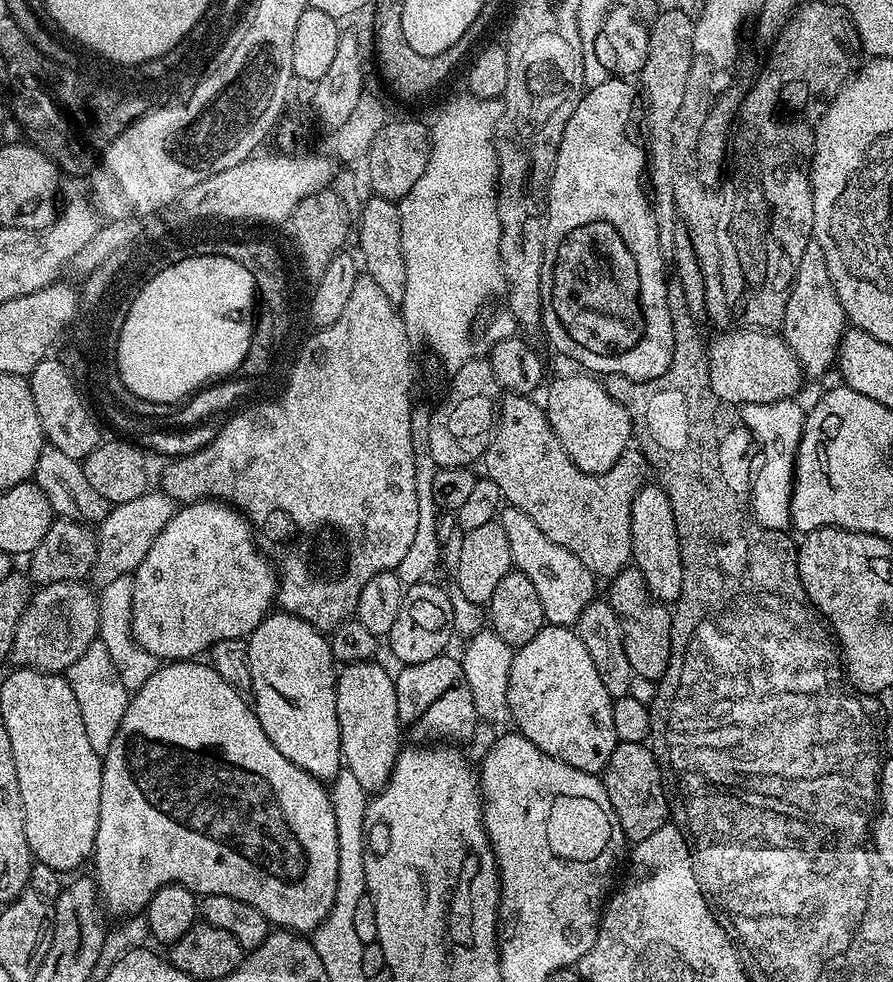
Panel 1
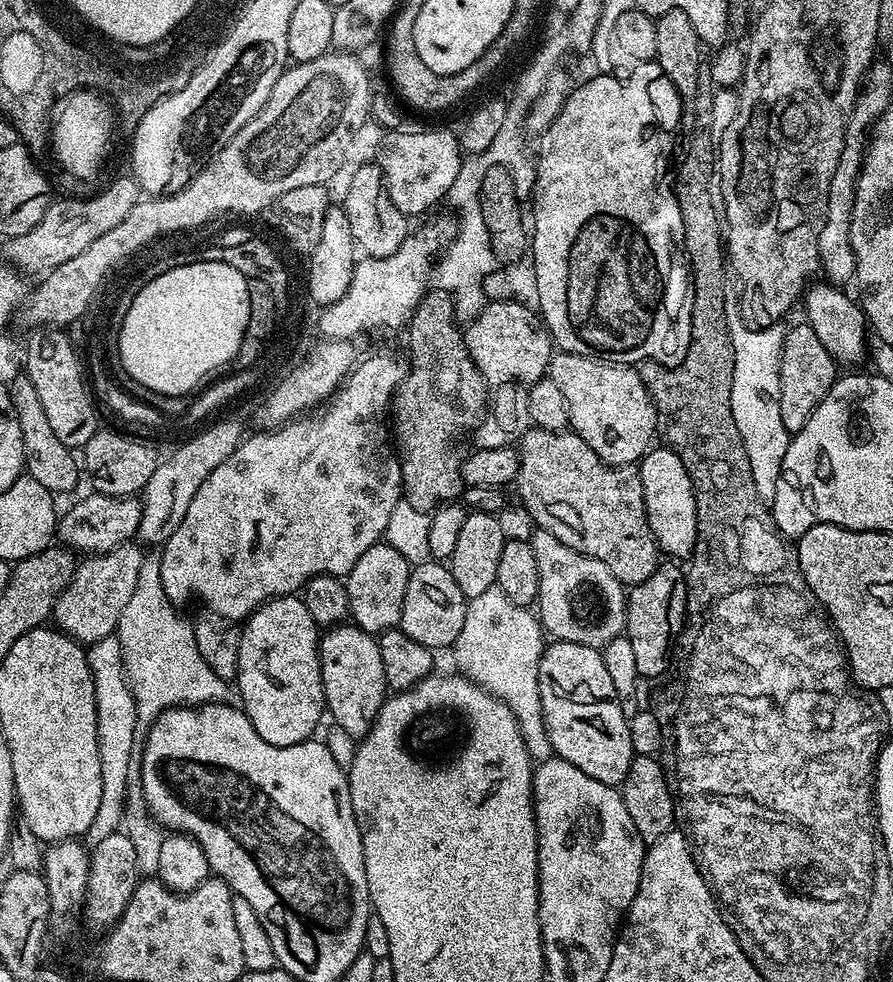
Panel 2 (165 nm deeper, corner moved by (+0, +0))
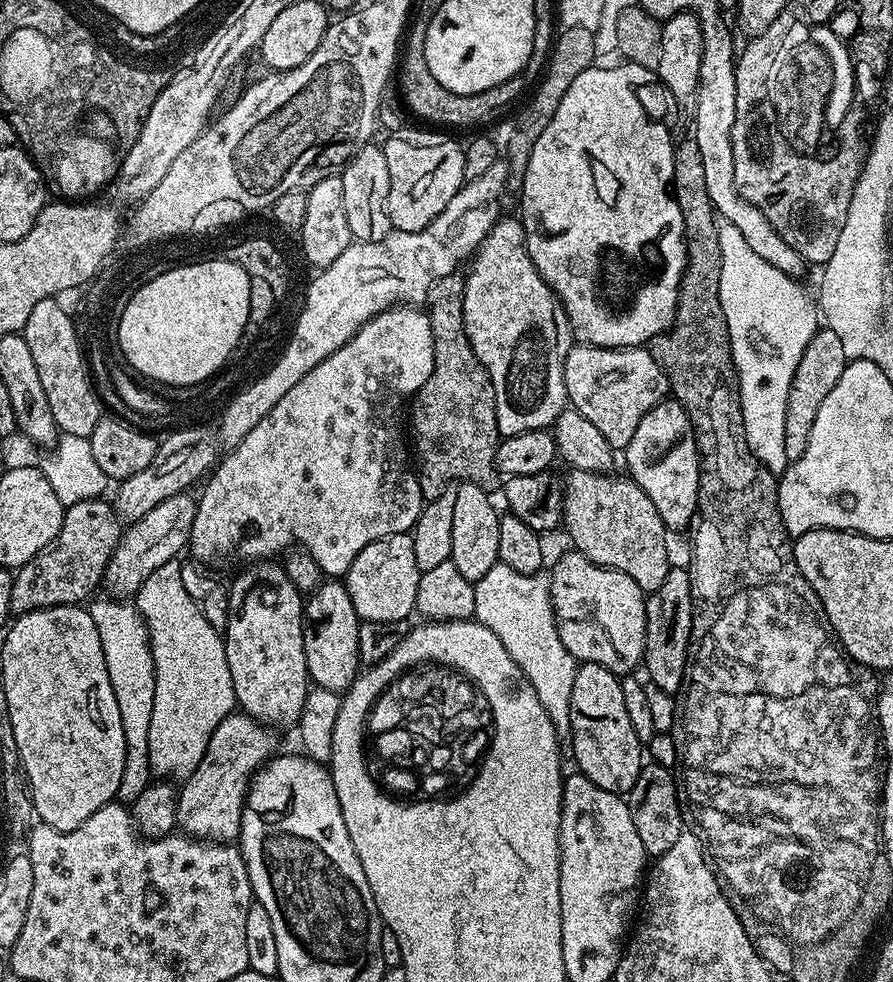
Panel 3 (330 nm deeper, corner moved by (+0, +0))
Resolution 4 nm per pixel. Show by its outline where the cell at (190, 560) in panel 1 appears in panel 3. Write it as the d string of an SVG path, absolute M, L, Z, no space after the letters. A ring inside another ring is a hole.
M393 306L373 316L356 331L350 342L346 342L346 346L334 350L330 358L318 362L318 366L314 366L314 370L310 370L310 374L302 378L302 382L293 386L278 401L278 406L274 406L274 410L270 410L270 414L266 414L266 418L262 418L262 422L258 422L258 426L254 426L254 430L250 430L250 434L246 434L246 438L242 438L242 442L238 442L238 446L227 453L228 457L225 460L223 457L213 467L203 485L204 493L199 493L196 501L194 526L188 539L188 548L190 553L192 552L191 559L206 564L213 570L220 570L223 564L264 562L269 558L276 558L276 555L279 557L293 546L299 546L311 554L314 562L318 562L325 577L342 578L350 570L354 558L358 558L358 554L362 554L362 550L370 546L370 542L378 542L378 538L386 538L390 534L411 533L426 501L420 489L419 475L414 471L414 464L410 459L409 445L406 443L406 401L415 396L426 382L426 378L430 378L433 370L434 334L430 330L427 311L416 306Z

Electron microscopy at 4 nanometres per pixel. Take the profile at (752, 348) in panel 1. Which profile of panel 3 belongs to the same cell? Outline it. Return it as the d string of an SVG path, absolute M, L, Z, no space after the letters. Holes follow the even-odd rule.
M824 326L814 334L814 338L810 338L806 354L802 354L798 370L794 370L790 402L786 402L786 458L789 462L806 454L806 442L810 442L810 429L814 426L814 418L818 418L818 409L822 407L826 394L834 390L838 378L842 378L842 370L848 362L842 350L842 341L838 339L838 334L834 334L834 330Z

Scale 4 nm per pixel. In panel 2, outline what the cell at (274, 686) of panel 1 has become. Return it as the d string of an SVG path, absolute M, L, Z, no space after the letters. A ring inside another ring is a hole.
M296 594L266 601L240 628L238 674L234 681L235 687L240 687L239 703L254 730L274 746L294 746L313 739L312 731L320 719L325 719L320 638L310 610Z

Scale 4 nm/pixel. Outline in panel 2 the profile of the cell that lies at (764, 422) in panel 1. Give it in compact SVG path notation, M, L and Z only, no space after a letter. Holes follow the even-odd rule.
M732 298L725 299L724 313L728 316L728 329L732 335L732 349L734 350L734 378L730 386L730 410L738 426L738 434L742 434L746 454L750 458L750 474L754 474L754 490L758 490L758 498L771 502L774 498L774 490L778 486L782 458L786 458L790 439L790 433L782 422L782 410L780 409L780 355L782 345L784 345L785 329L780 326L749 328L741 320L737 301Z

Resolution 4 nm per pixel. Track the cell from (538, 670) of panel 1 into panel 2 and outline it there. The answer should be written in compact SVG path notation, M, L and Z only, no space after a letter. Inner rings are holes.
M552 640L545 647L538 666L538 694L542 698L542 718L546 734L550 736L553 753L559 759L578 766L582 774L598 778L598 782L613 786L623 785L634 755L628 729L629 717L626 715L625 705L614 694L614 686L610 683L610 673L606 671L601 649L582 646L578 642Z

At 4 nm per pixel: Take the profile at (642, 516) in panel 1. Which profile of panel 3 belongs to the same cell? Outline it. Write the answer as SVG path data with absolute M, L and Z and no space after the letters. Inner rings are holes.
M674 398L659 400L657 404L638 422L638 430L634 430L634 438L622 450L622 460L628 463L627 475L654 502L654 510L662 518L665 529L687 529L696 519L696 503L698 502L698 482L700 481L700 451L696 448L696 435L692 429L686 410Z

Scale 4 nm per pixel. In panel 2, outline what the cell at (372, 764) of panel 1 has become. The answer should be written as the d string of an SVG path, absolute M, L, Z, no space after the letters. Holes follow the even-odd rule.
M341 622L329 628L320 638L320 673L322 674L322 690L327 715L332 716L331 723L335 727L346 730L346 734L363 738L374 726L378 718L378 710L382 710L390 689L386 682L386 670L382 670L382 654L380 641L371 632L364 632L351 622Z

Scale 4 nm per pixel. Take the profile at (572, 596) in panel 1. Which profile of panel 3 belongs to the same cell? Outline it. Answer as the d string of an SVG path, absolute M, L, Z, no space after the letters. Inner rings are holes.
M568 550L550 571L548 589L562 646L570 650L576 661L597 664L621 678L635 673L635 668L641 667L646 646L646 593L638 586L638 582L634 582L634 578L590 562L581 552Z

